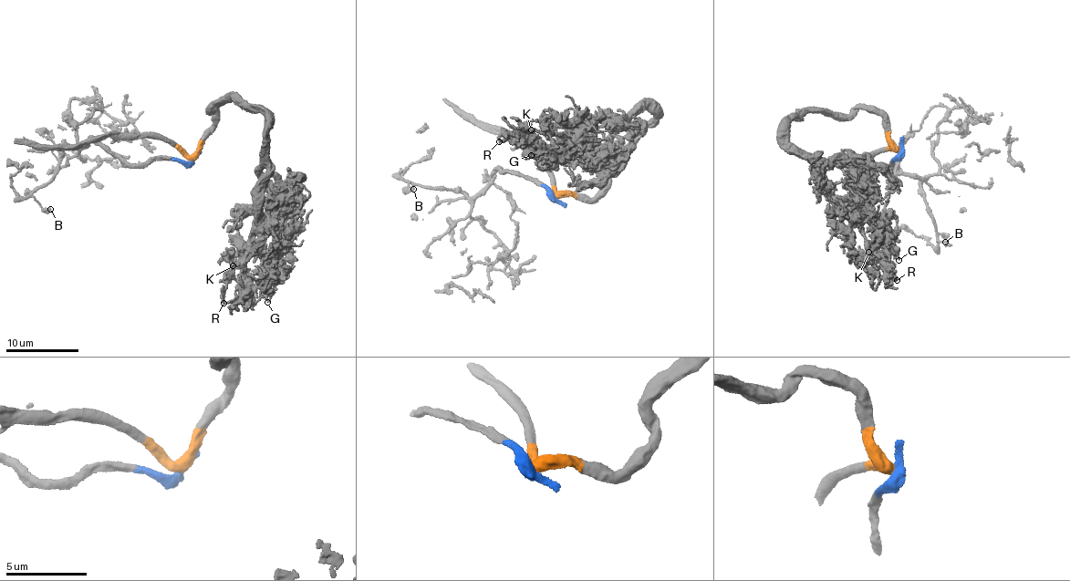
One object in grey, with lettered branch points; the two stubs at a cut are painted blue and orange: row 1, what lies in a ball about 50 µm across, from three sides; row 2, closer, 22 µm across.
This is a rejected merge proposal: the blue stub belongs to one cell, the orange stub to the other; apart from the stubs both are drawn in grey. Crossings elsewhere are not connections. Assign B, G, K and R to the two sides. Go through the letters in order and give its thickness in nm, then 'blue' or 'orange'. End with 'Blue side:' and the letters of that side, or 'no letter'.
B: 400 nm | blue
G: 160 nm | orange
K: 240 nm | orange
R: 200 nm | orange
Blue side: B

